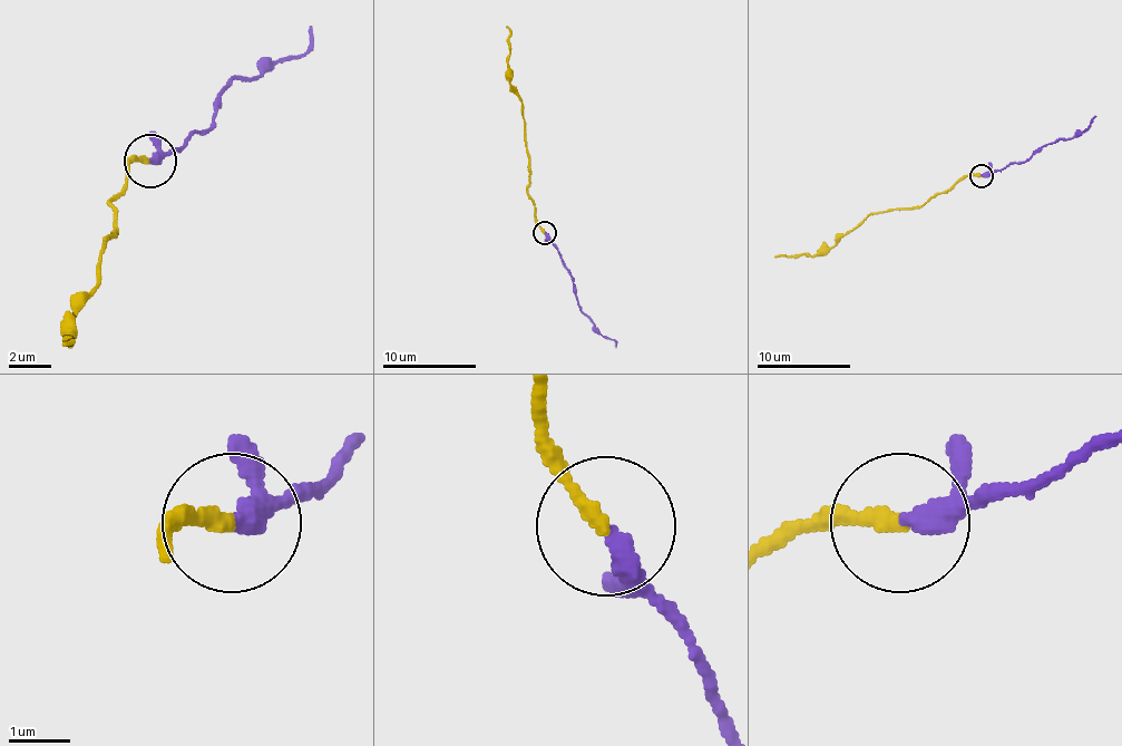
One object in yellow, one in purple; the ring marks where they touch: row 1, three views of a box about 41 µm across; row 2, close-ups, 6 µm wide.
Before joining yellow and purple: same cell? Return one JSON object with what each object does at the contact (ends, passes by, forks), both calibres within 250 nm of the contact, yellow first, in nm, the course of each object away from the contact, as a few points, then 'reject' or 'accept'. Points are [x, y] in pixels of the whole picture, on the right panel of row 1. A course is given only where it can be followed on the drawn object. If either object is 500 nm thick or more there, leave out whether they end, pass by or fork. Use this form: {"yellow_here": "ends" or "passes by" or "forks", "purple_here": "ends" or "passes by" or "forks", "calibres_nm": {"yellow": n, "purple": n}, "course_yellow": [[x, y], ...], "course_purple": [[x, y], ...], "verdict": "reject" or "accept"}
{"yellow_here": "ends", "purple_here": "ends", "calibres_nm": {"yellow": 240, "purple": 360}, "course_yellow": [[981, 175], [959, 177], [919, 207], [871, 212], [831, 246], [822, 246], [816, 254], [776, 257]], "course_purple": [[981, 175], [996, 172], [1057, 142], [1075, 137], [1096, 116]], "verdict": "accept"}

